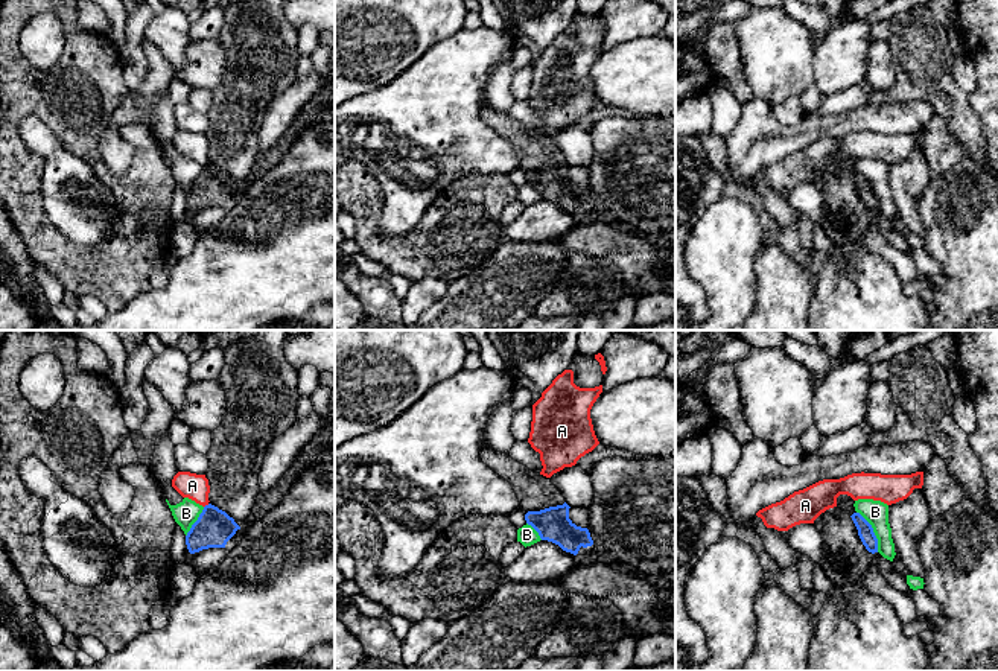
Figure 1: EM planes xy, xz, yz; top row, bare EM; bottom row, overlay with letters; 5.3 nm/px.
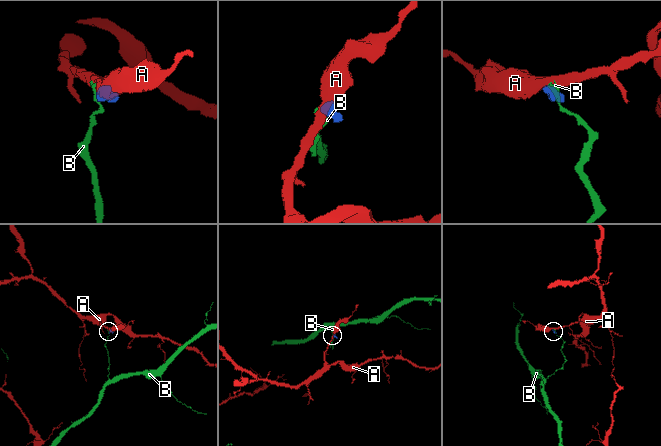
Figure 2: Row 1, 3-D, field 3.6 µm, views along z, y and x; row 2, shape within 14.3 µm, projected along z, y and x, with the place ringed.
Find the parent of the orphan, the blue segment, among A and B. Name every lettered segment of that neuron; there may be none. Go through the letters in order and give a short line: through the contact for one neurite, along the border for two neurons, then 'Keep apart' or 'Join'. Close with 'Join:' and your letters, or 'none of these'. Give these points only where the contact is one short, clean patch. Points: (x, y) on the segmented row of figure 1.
A: Line: xy (209, 504), (204, 507). Keep apart
B: Line: yz (857, 511), (870, 525), (878, 551). Keep apart
Join: none of these

